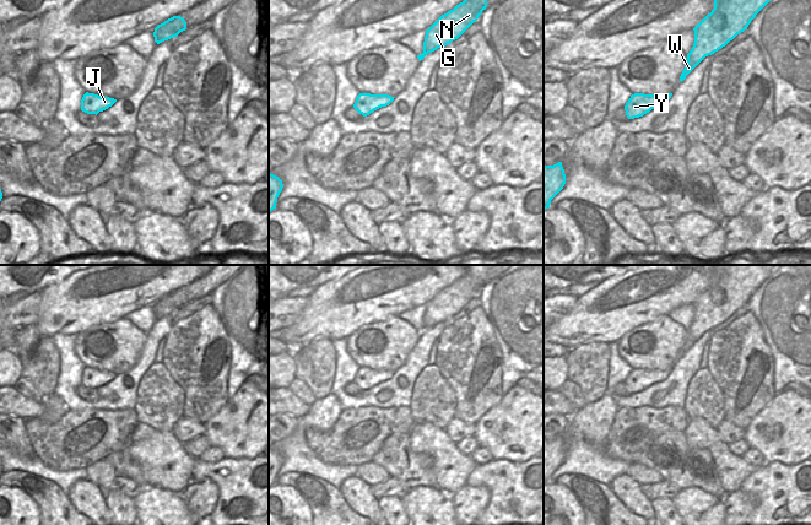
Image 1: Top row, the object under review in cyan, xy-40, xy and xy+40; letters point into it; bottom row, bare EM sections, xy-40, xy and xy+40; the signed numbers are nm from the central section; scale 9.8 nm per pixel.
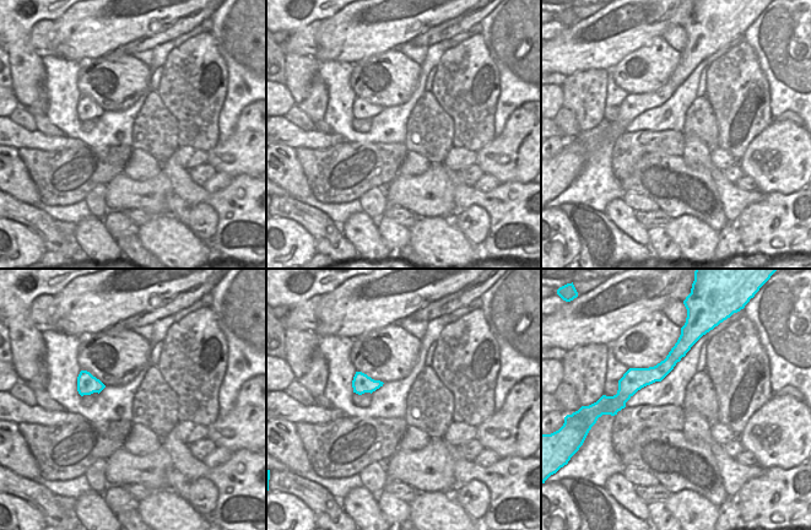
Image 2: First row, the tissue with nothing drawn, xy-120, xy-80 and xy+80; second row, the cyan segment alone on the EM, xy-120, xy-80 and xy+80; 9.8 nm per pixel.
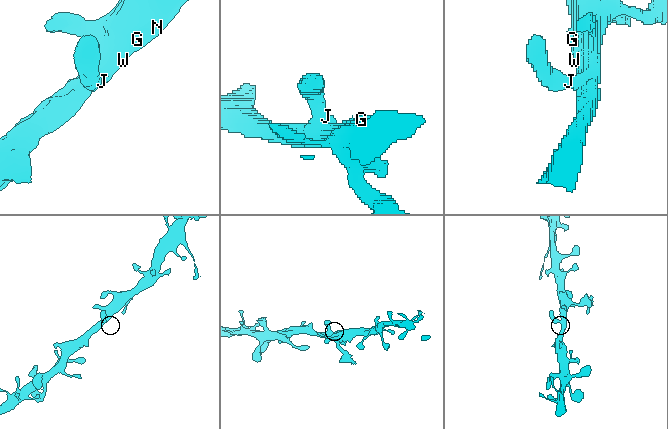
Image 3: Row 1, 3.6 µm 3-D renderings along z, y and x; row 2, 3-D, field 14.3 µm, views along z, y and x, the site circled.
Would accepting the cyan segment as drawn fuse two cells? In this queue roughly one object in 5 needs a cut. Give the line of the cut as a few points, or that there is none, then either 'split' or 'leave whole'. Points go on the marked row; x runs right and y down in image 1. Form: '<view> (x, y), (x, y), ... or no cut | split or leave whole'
no cut | leave whole

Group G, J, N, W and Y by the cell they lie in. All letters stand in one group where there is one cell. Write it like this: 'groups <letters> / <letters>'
groups G J N W Y

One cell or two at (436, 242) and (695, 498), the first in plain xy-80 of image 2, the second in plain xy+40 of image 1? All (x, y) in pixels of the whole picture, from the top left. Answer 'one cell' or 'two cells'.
one cell

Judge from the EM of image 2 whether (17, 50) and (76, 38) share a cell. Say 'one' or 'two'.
two

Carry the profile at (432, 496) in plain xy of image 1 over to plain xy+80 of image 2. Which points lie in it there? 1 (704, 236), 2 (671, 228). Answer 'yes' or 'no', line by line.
1: yes
2: yes

